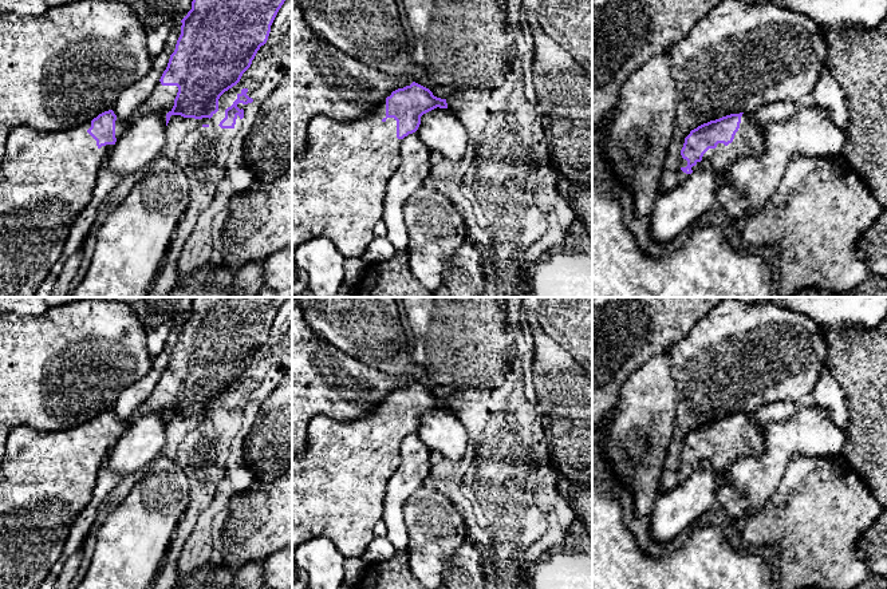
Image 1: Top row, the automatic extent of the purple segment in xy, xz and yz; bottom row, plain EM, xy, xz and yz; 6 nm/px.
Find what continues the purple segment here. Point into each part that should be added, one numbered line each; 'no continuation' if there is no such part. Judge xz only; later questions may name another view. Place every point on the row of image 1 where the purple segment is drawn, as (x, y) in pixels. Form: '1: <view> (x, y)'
1: xz (338, 186)

